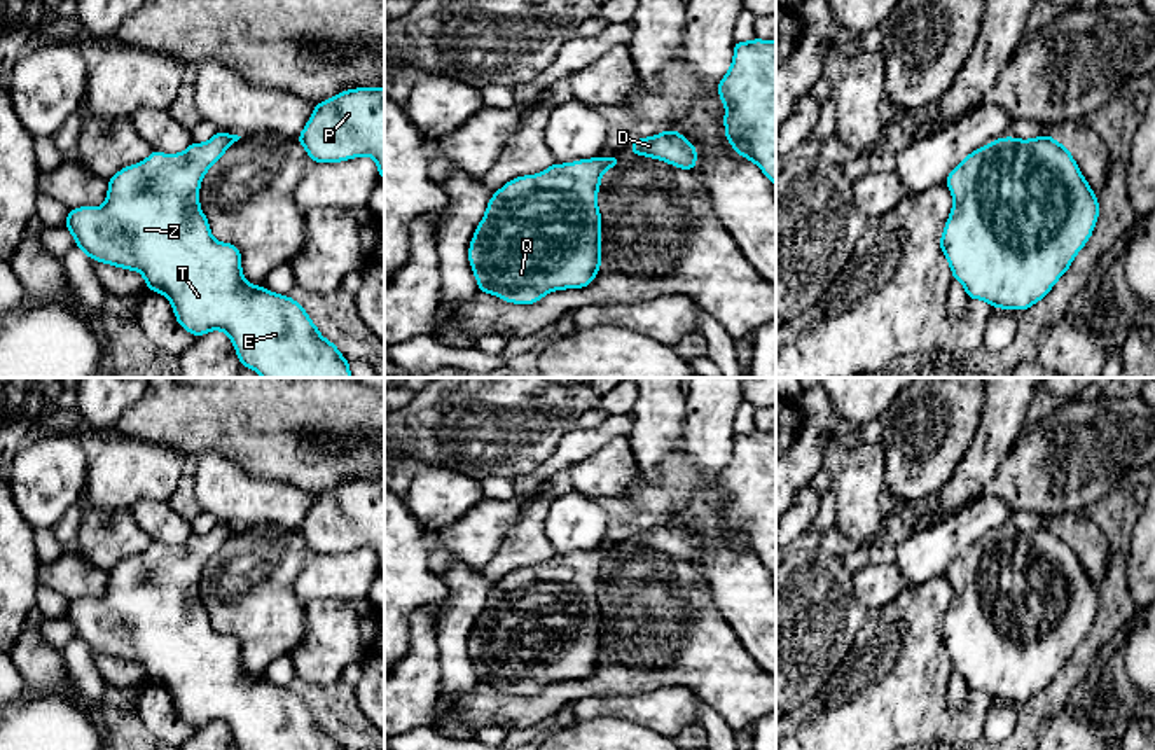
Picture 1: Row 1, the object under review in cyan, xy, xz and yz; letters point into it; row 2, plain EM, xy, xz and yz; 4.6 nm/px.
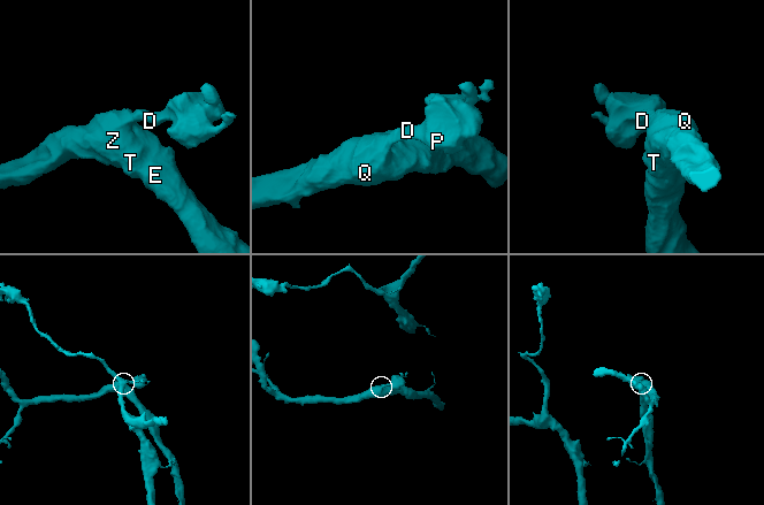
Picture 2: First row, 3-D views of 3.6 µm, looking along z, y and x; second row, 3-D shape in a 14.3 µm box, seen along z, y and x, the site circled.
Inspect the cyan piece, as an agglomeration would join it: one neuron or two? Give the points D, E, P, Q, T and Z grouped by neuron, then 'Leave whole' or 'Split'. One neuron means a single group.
Groups: D E P Q T Z. Leave whole

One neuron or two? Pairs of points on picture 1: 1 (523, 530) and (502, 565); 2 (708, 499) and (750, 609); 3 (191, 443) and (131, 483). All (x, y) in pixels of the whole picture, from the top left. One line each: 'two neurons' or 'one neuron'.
1: one neuron
2: one neuron
3: two neurons

